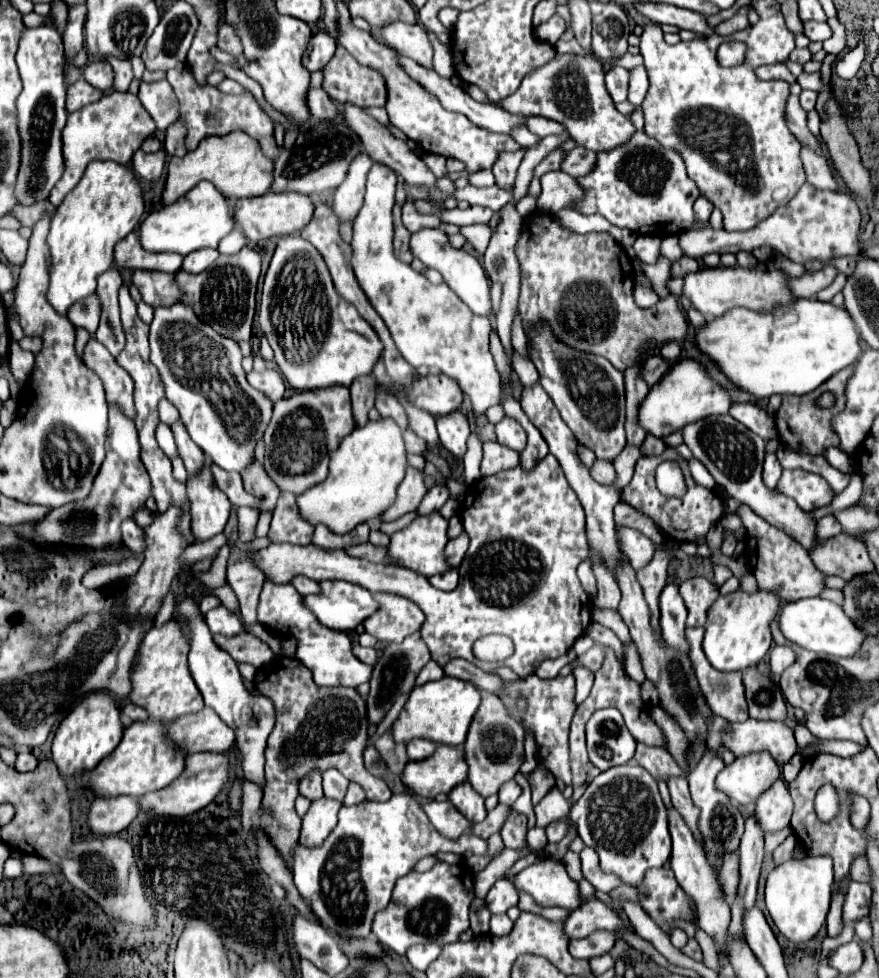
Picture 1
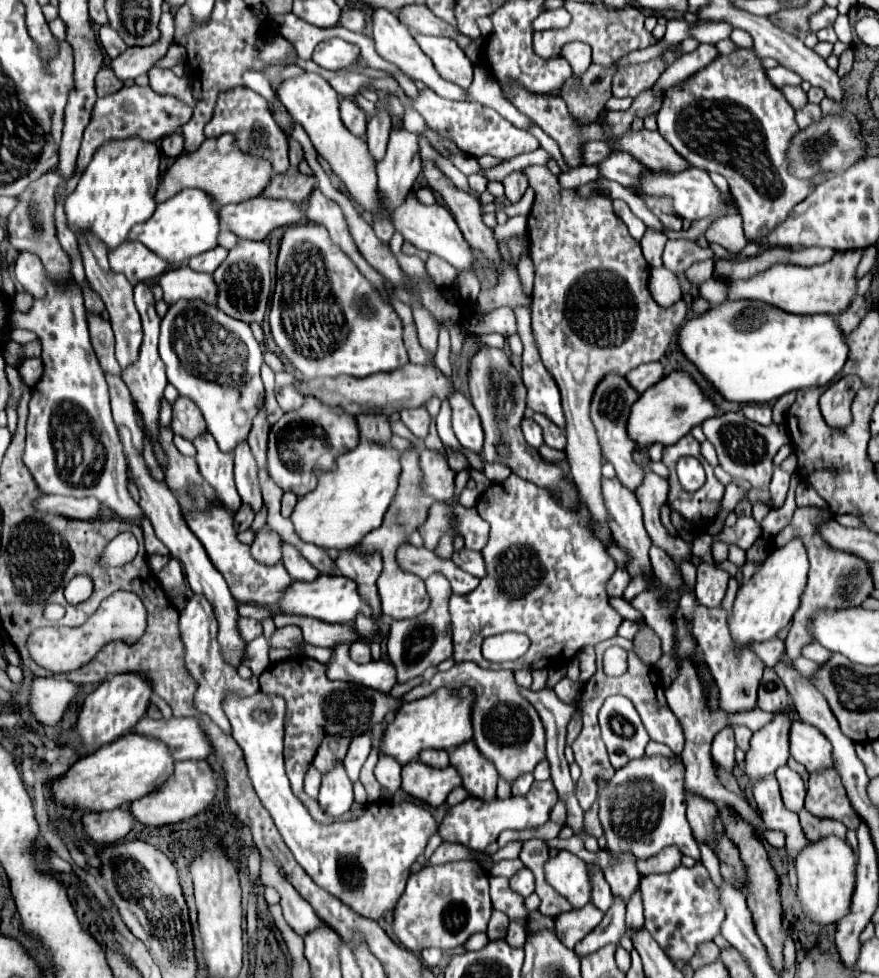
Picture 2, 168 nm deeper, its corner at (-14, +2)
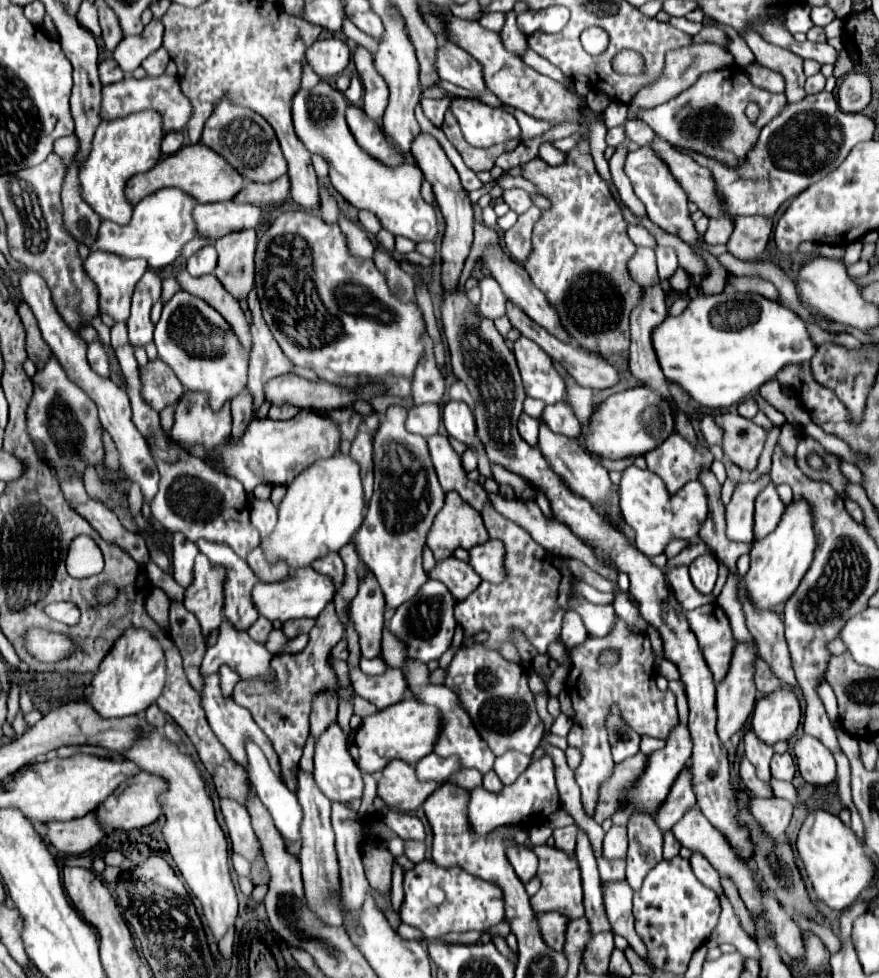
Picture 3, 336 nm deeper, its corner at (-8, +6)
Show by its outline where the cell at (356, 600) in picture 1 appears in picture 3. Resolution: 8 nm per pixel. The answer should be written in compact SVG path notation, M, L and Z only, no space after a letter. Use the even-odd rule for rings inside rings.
M304 566L300 570L292 570L292 574L286 580L272 582L272 584L258 582L252 590L252 600L258 608L258 612L262 616L266 616L268 620L286 622L290 618L318 618L320 612L332 602L334 594L336 594L336 586L330 576L324 576L324 574Z

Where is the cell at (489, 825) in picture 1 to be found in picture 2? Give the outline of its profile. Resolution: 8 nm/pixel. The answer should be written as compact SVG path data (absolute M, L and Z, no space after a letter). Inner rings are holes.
M536 780L530 788L528 796L510 796L506 800L494 798L494 802L482 802L480 798L466 798L464 802L452 806L448 814L444 816L444 822L440 826L440 836L448 842L460 842L468 846L470 850L484 852L488 844L498 840L498 834L502 830L526 830L536 828L548 822L552 806L558 802L558 792L554 790L554 784L550 780Z

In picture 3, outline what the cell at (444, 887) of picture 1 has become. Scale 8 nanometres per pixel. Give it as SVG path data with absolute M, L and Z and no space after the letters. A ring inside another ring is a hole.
M424 860L404 874L400 920L418 928L426 940L444 938L450 932L482 932L504 920L502 890L458 866L442 868L432 860Z

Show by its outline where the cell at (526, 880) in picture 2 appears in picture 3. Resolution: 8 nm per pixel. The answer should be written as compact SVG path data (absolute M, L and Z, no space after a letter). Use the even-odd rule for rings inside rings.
M508 848L506 856L516 876L522 880L522 884L528 884L534 878L536 868L538 868L536 856L530 852L530 848Z

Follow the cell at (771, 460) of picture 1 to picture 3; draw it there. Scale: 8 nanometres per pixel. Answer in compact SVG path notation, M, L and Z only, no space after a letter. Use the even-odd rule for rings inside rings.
M768 484L758 496L756 496L756 512L754 512L754 518L756 518L756 536L758 538L764 538L766 534L770 534L782 514L784 514L786 506L782 504L778 492L776 492L776 484Z

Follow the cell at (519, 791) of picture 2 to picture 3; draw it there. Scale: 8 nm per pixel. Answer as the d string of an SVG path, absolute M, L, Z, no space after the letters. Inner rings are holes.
M508 752L508 754L502 754L500 758L496 758L494 770L496 770L498 778L502 780L502 784L508 786L528 768L528 764L530 764L530 756Z

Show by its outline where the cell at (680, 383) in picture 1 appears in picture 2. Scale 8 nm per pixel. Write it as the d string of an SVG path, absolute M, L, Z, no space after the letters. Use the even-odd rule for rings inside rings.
M672 372L650 386L650 390L640 394L638 402L634 402L634 408L630 410L630 418L626 422L626 434L630 434L636 446L670 446L686 436L694 426L700 426L704 420L716 414L716 406L702 396L700 386L692 380L688 372Z

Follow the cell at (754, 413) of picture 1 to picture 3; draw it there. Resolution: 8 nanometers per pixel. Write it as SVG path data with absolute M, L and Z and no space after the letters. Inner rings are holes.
M746 398L740 406L738 406L738 412L744 416L744 418L754 418L756 412L758 412L758 402L754 398Z

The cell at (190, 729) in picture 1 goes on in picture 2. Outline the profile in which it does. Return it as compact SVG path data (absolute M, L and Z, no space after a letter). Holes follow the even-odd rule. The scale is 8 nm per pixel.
M144 716L130 732L166 742L166 746L170 746L170 754L174 754L174 760L204 760L214 754L212 744L198 726L196 718L170 718L166 722Z

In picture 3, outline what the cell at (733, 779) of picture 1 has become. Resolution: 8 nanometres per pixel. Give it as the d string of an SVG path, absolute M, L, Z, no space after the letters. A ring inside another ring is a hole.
M778 690L758 700L750 728L768 746L794 736L800 724L800 704L792 690Z

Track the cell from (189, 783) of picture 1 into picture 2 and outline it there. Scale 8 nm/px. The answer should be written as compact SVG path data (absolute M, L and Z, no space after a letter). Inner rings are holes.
M186 760L186 762L176 762L174 774L170 776L170 782L166 782L166 786L160 786L156 792L146 794L140 800L134 800L128 806L128 810L134 814L134 820L144 826L166 826L166 824L176 824L180 820L188 820L190 816L198 814L208 806L214 794L216 794L216 782L208 762Z

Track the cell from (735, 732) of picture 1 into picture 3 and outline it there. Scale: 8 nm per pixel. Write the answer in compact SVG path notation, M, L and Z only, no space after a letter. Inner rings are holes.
M802 734L794 742L794 758L802 778L816 786L830 786L836 780L836 762L824 744L808 734Z

